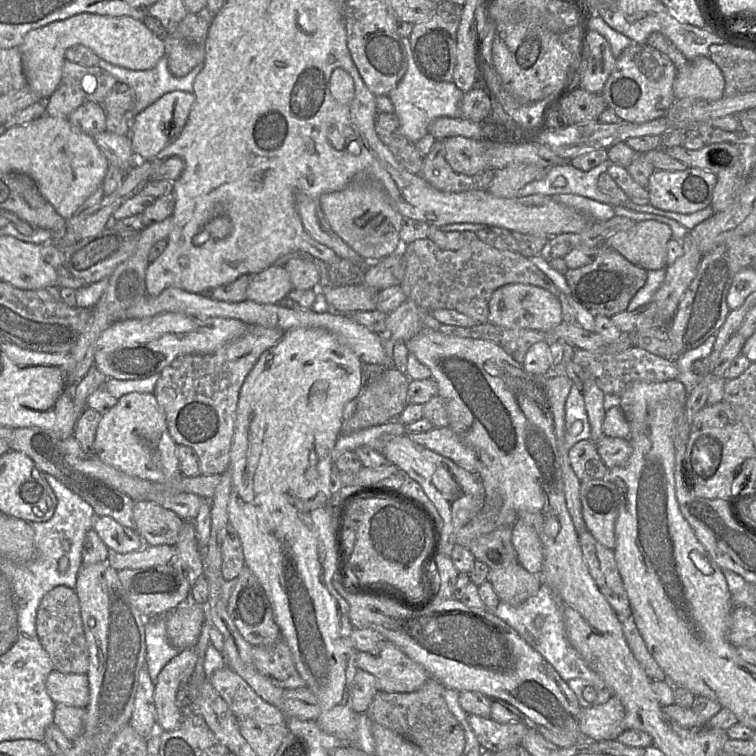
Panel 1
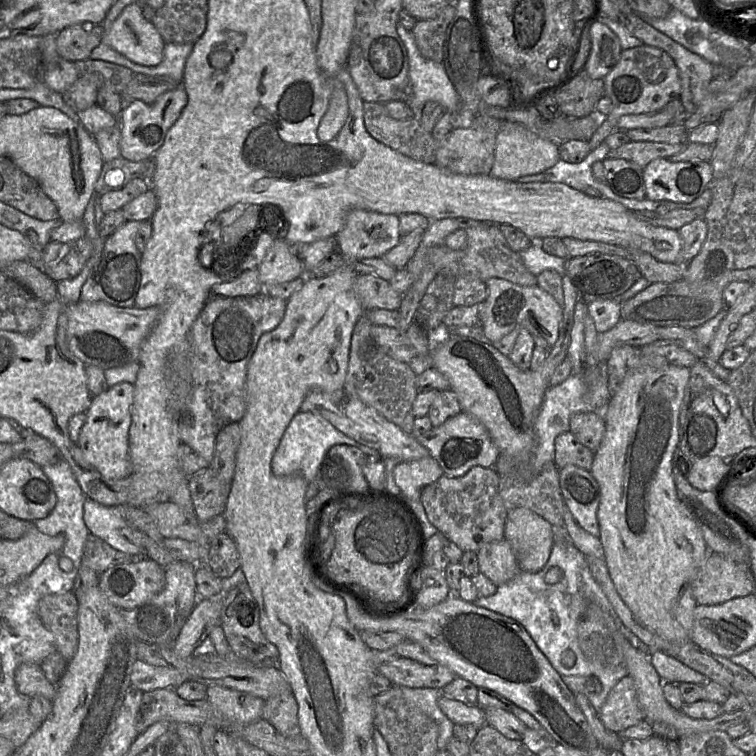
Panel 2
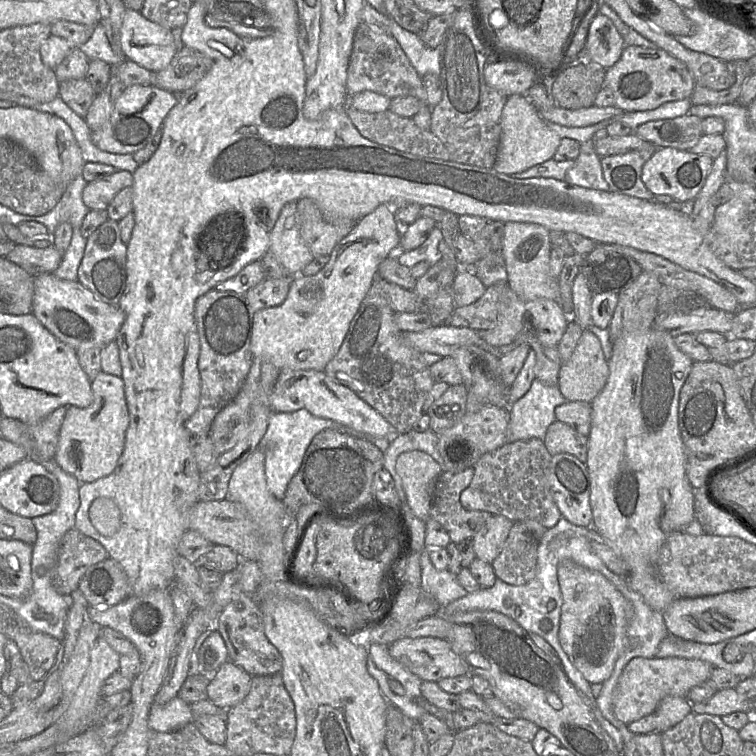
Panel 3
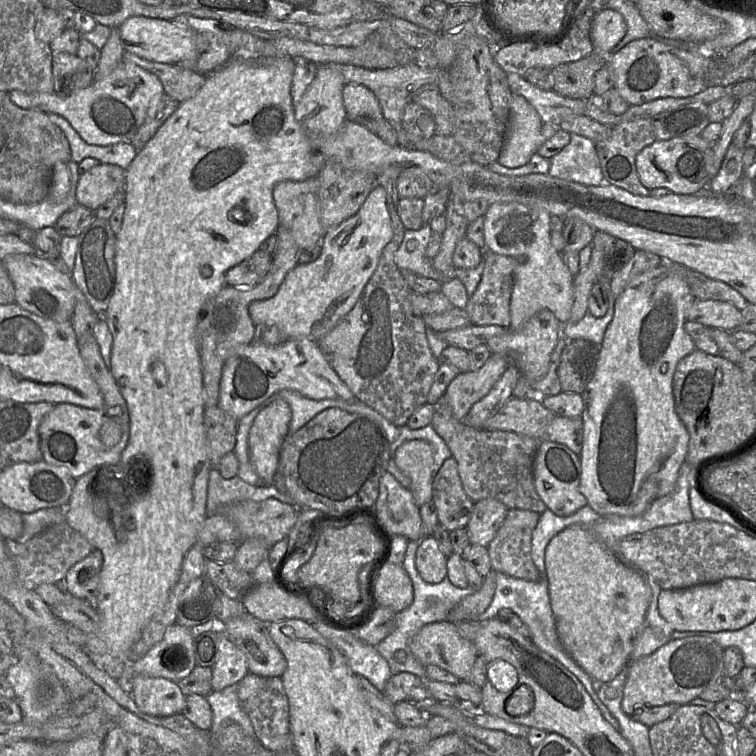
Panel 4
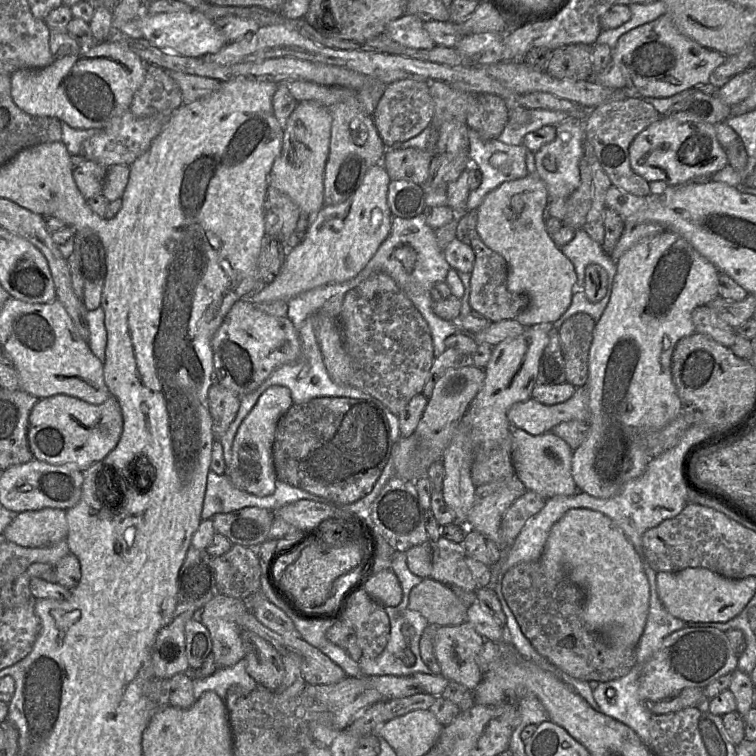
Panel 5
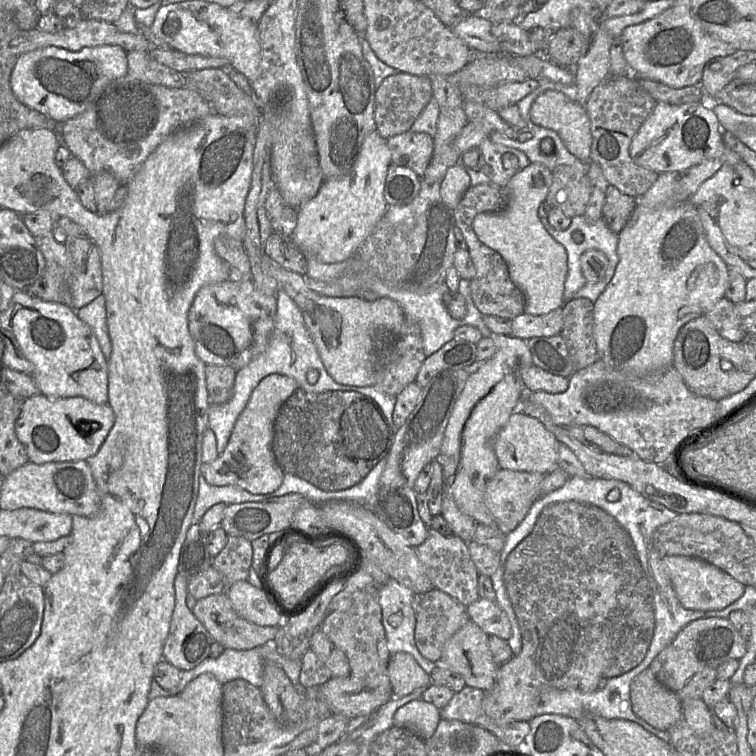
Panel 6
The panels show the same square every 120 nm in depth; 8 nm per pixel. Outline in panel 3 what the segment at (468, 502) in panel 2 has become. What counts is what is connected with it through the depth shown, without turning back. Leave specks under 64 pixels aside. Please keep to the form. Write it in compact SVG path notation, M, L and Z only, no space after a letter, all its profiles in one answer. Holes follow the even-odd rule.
M474 468L460 472L443 471L434 484L429 517L436 520L456 545L473 539L493 515L488 511L465 509L461 502L462 492L470 485Z

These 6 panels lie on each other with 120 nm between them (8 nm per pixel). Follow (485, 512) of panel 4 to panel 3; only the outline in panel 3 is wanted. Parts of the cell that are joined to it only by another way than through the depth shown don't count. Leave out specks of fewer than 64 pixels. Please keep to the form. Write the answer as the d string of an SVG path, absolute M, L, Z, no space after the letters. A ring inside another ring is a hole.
M493 514L473 538L476 558L492 564L507 540L513 521Z

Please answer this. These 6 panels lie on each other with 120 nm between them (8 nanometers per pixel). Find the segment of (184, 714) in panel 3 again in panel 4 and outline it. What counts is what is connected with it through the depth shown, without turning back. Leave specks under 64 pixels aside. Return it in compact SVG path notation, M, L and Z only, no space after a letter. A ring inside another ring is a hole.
M137 675L131 682L131 695L139 710L147 715L167 717L182 713L185 696L178 683L145 675Z

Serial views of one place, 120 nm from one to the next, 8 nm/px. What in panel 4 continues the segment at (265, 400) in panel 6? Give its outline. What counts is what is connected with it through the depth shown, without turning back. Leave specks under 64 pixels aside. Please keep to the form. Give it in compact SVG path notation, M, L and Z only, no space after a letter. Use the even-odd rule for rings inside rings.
M276 399L258 413L250 427L250 462L264 484L273 483L291 419L292 411L288 403Z

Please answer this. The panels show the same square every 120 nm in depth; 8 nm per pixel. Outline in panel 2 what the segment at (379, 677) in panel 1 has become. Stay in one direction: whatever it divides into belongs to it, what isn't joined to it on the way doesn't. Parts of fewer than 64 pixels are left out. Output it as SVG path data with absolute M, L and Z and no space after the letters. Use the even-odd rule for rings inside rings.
M409 640L384 651L372 651L372 662L378 673L397 686L443 689L457 677Z

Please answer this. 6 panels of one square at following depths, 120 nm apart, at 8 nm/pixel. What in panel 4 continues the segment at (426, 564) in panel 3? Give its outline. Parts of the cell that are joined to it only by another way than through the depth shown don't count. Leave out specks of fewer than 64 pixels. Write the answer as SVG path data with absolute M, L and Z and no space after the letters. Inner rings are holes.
M409 541L402 566L408 573L414 590L413 602L405 610L396 613L395 628L393 632L388 635L383 641L375 646L378 653L388 662L393 674L400 672L408 672L419 677L426 676L426 666L416 659L411 653L409 641L418 633L418 631L425 625L444 621L449 612L465 597L473 595L475 591L470 587L461 588L451 583L448 577L445 577L441 582L431 584L426 582L419 574L415 564L416 552L420 542ZM397 650L404 650L407 657L404 663L395 660L395 652Z

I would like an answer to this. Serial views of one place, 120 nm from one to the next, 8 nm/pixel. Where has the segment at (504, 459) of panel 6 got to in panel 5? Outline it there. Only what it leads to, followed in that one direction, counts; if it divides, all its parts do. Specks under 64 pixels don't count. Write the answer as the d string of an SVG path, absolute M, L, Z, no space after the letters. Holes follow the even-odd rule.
M519 428L512 429L511 438L515 475L523 482L527 490L545 499L557 495L570 496L579 491L572 476L573 450L563 439L552 432L531 435Z

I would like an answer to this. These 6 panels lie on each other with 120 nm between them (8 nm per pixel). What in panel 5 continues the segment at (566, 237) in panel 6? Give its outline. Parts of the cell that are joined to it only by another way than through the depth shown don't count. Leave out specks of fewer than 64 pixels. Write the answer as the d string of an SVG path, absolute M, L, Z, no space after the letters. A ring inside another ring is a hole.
M583 228L576 230L573 239L560 249L574 265L577 275L574 293L577 290L583 290L585 269L590 264L598 264L603 267L608 274L607 282L614 281L617 263L604 252L602 245L594 241Z

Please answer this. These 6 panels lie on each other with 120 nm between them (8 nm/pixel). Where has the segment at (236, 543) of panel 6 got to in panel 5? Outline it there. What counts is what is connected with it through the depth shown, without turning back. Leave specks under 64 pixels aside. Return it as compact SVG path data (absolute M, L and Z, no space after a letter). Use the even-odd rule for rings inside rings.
M233 544L228 552L212 558L212 566L219 593L242 600L259 593L262 569L255 548Z

